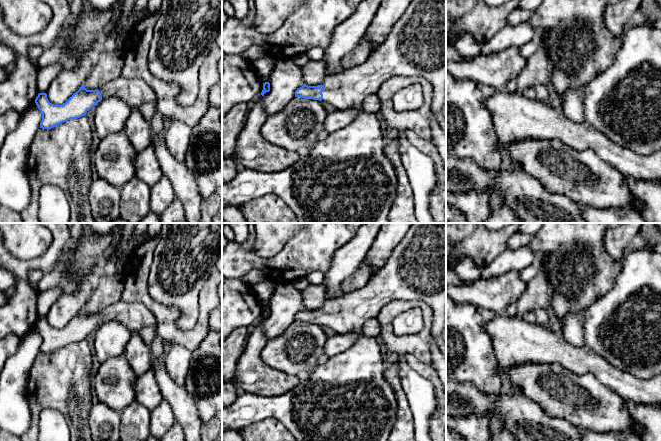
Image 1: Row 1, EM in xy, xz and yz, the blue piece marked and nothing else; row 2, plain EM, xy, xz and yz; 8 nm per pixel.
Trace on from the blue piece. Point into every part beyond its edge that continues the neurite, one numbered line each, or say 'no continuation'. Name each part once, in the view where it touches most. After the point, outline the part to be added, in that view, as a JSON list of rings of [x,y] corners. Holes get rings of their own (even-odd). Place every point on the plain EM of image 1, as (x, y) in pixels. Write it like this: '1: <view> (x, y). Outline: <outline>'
1: xz (416, 270). Outline: [[[412,223],[406,235],[392,251],[385,265],[370,278],[364,287],[345,293],[335,299],[326,300],[322,307],[325,313],[322,316],[321,325],[332,328],[338,334],[348,334],[361,330],[367,320],[376,318],[380,309],[393,300],[420,300],[430,306],[433,310],[431,337],[436,340],[441,352],[446,357],[446,345],[442,339],[446,320],[446,223]]]

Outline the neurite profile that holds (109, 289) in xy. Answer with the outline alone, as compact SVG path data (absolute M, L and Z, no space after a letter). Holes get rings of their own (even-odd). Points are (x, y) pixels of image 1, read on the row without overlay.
M105 275L97 279L97 286L83 307L87 314L95 314L100 310L121 301L124 291L122 276Z

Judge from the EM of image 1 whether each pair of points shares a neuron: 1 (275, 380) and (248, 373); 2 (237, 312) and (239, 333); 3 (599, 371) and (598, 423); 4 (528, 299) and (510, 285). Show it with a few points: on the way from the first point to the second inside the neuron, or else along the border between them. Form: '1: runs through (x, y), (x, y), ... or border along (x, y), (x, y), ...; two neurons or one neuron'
1: runs through (268, 380), (255, 376); one neuron
2: border along (246, 325), (240, 325), (232, 330); two neurons
3: border along (577, 373), (592, 374), (618, 395); two neurons
4: border along (526, 283), (525, 290), (505, 310); two neurons

